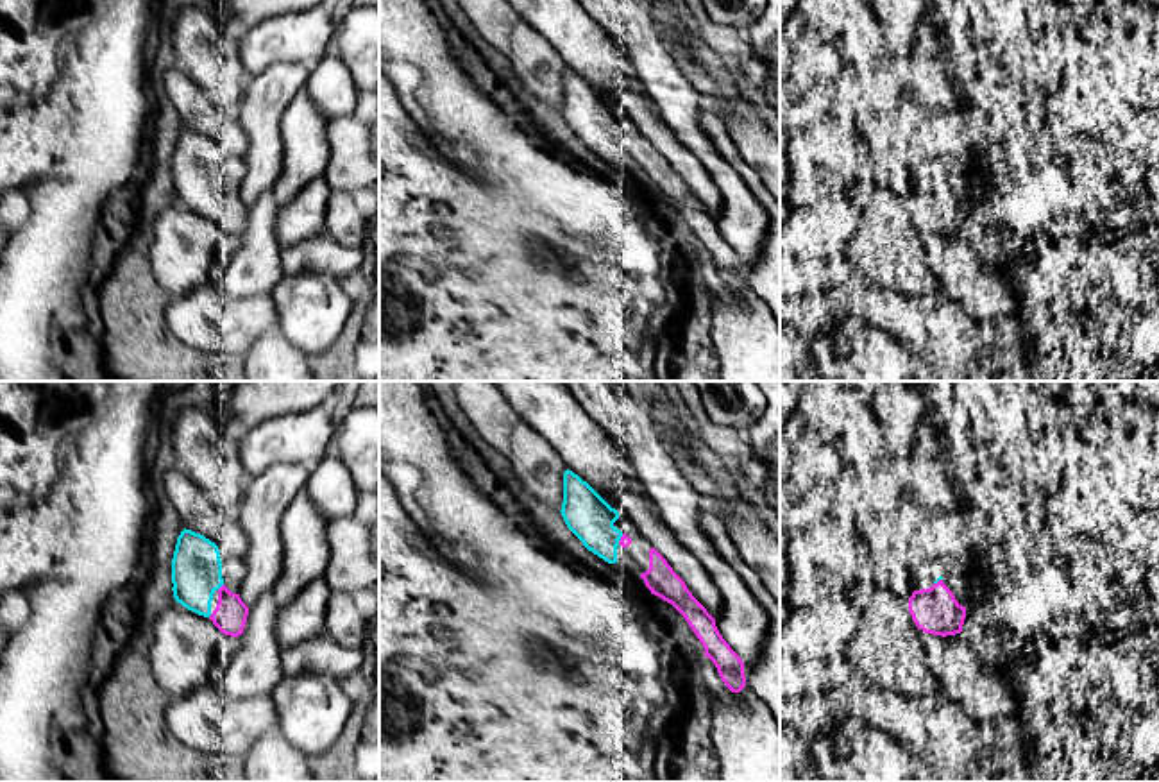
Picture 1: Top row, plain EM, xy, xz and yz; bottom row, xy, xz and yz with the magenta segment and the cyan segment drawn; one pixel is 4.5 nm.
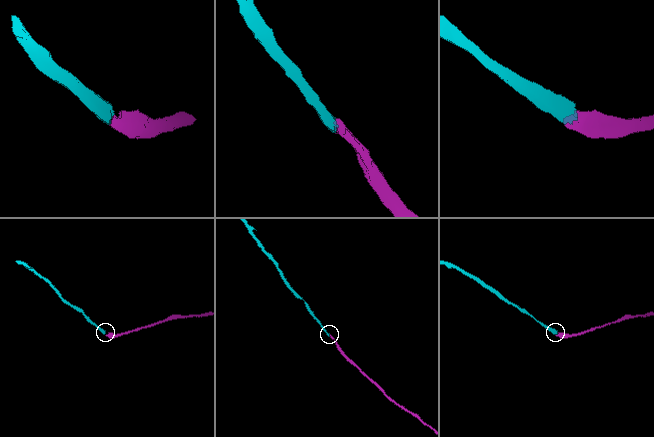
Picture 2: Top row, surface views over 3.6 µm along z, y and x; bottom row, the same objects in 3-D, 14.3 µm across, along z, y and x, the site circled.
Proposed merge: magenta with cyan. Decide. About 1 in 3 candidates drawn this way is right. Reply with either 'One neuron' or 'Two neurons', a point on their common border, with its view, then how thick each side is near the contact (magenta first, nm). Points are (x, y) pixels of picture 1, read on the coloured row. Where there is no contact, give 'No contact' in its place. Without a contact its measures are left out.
One neuron. Touches magenta at xy (220, 587). Thickness 150 nm (magenta) against 220 nm

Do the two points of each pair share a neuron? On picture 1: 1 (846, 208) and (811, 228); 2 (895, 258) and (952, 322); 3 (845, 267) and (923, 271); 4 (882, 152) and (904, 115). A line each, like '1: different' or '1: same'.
1: same
2: different
3: different
4: same

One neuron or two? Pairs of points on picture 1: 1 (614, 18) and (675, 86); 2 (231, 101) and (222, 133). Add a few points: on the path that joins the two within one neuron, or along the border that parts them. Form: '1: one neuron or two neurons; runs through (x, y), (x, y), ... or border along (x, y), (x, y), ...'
1: one neuron; runs through (630, 34), (650, 54), (659, 70)
2: two neurons; border along (219, 106), (233, 117)

